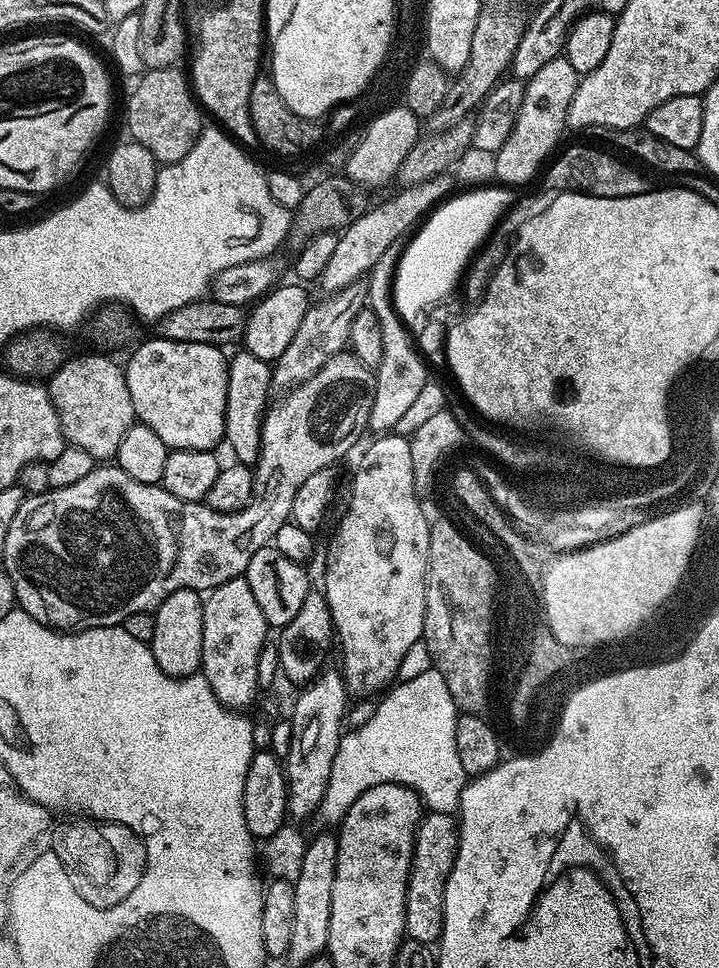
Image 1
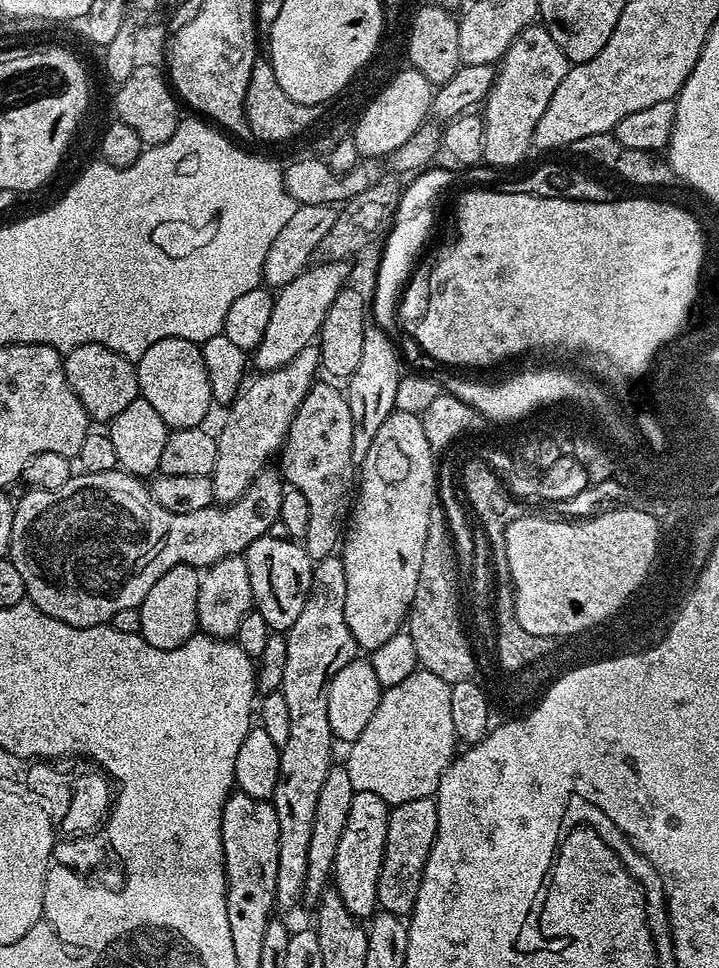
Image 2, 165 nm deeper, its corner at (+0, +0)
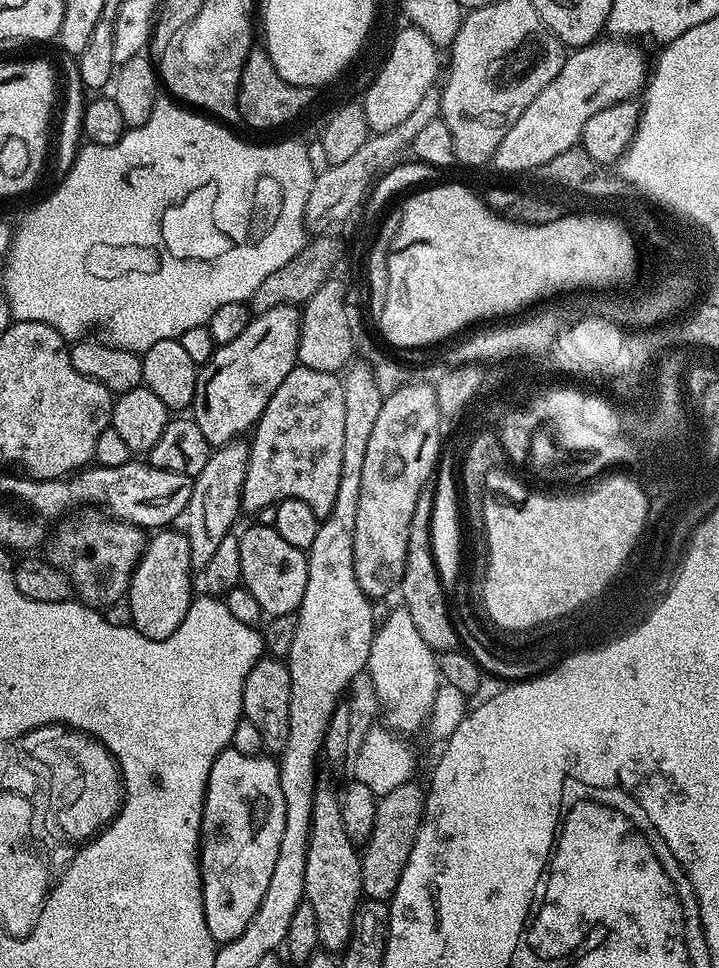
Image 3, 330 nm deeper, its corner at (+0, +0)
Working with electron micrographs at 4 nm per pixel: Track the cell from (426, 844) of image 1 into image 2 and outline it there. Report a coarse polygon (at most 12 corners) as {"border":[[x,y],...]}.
{"border":[[431,796],[389,811],[378,905],[411,917],[437,834]]}

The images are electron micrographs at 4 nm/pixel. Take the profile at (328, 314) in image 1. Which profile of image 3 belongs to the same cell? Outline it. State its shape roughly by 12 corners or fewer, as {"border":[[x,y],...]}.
{"border":[[221,444],[192,481],[182,531],[203,570],[241,515],[248,444]]}

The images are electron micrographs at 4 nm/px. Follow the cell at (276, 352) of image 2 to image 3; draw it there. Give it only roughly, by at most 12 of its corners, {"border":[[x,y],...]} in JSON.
{"border":[[299,307],[253,315],[197,371],[210,446],[255,429],[297,367]]}

